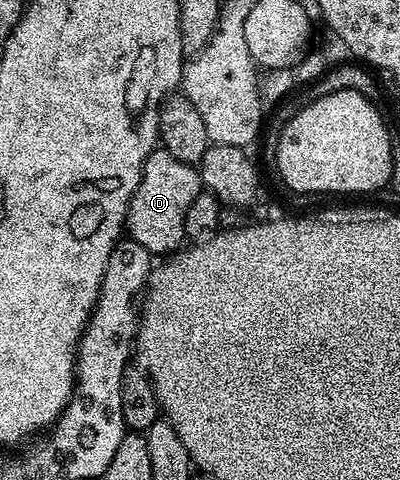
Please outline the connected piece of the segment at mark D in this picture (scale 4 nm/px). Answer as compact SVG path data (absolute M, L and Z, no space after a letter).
M155 148L142 168L142 178L126 208L125 232L129 240L140 243L151 255L170 255L183 244L188 207L204 186L195 166L176 159L167 149Z

